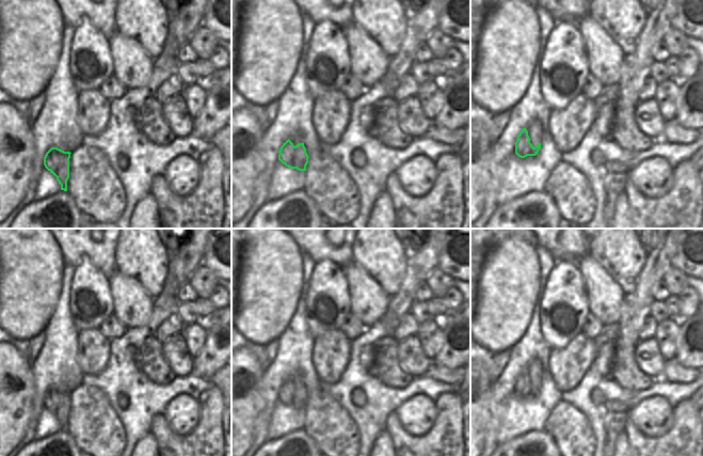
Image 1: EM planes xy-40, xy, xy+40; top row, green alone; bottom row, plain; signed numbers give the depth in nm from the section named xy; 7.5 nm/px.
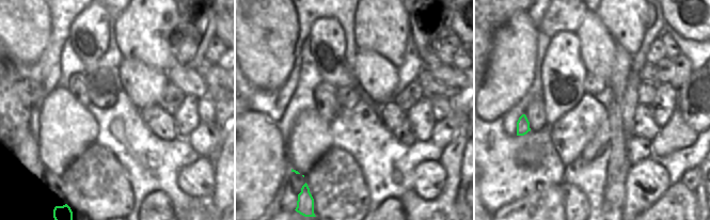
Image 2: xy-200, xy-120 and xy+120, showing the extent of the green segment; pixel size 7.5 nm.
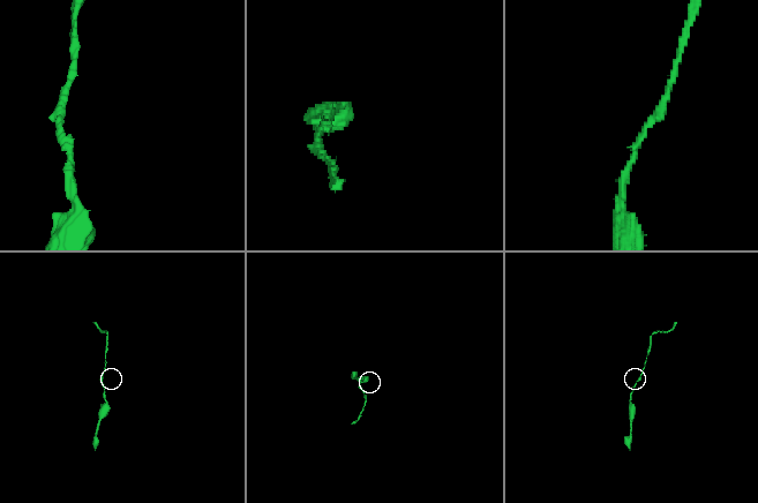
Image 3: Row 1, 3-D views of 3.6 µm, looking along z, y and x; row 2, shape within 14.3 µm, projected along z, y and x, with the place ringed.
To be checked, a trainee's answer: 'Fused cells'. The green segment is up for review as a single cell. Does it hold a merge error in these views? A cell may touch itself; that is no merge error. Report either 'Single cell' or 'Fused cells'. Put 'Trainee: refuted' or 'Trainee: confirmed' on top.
Trainee: confirmed
Fused cells.

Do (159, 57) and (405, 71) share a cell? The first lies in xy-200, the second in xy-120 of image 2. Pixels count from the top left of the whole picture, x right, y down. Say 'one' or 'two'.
two

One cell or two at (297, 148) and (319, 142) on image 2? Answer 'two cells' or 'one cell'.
one cell

